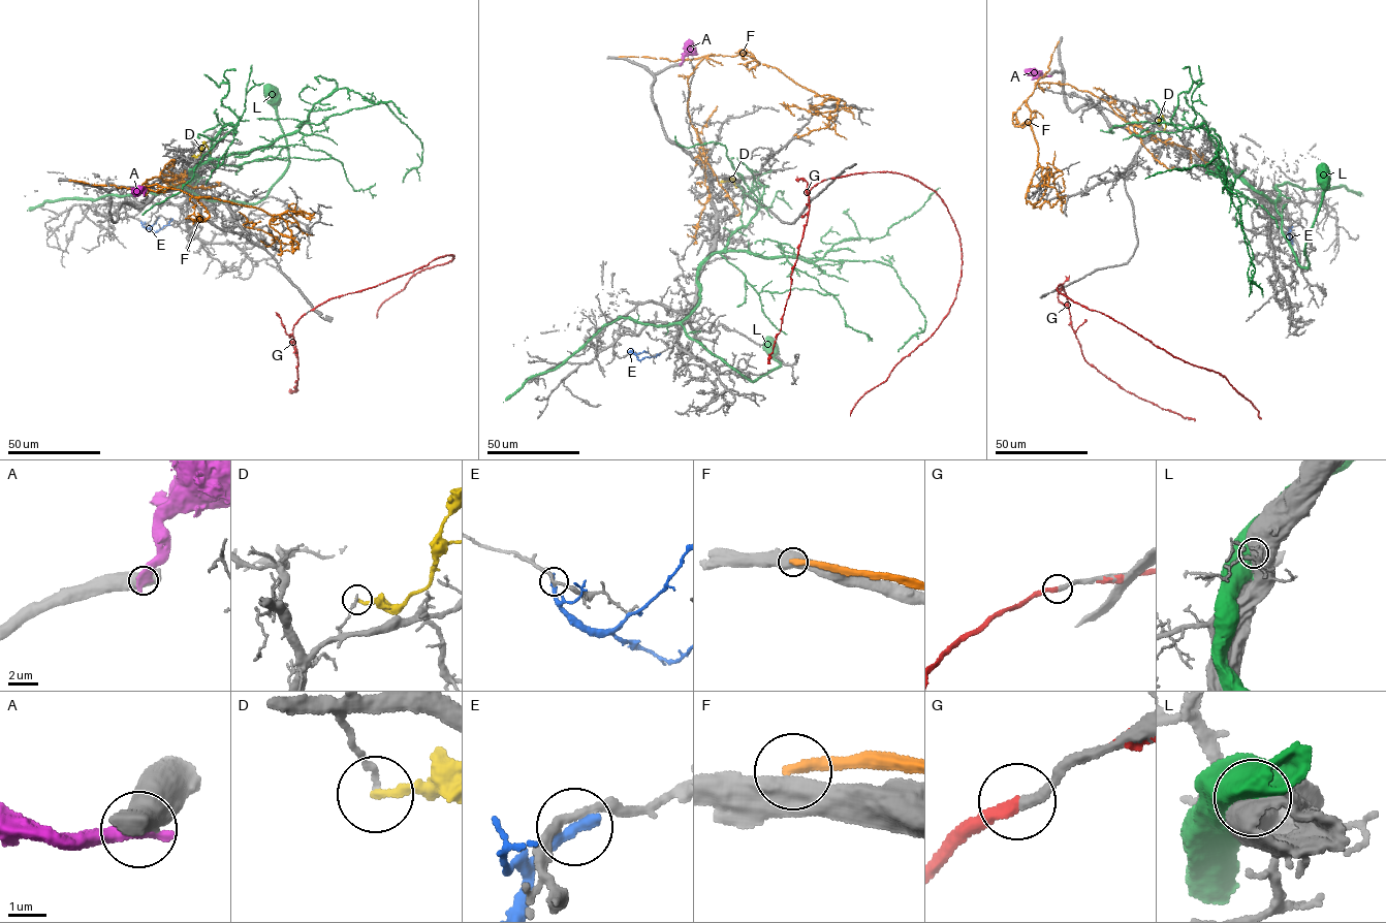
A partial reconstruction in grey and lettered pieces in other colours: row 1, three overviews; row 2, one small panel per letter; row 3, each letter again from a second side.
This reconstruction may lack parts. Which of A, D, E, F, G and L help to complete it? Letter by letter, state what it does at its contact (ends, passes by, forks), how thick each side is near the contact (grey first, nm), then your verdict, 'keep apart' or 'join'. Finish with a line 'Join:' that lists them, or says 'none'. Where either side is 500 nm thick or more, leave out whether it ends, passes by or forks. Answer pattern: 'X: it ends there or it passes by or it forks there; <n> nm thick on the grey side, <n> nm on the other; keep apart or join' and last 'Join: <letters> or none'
A: 600 nm thick on the grey side, 600 nm on the other; keep apart
D: it ends there; 180 nm thick on the grey side, 220 nm on the other; keep apart
E: it ends there; 220 nm thick on the grey side, 360 nm on the other; keep apart
F: 550 nm thick on the grey side, 360 nm on the other; keep apart
G: it ends there; 320 nm thick on the grey side, 320 nm on the other; keep apart
L: 900 nm thick on the grey side, 900 nm on the other; keep apart
Join: none

